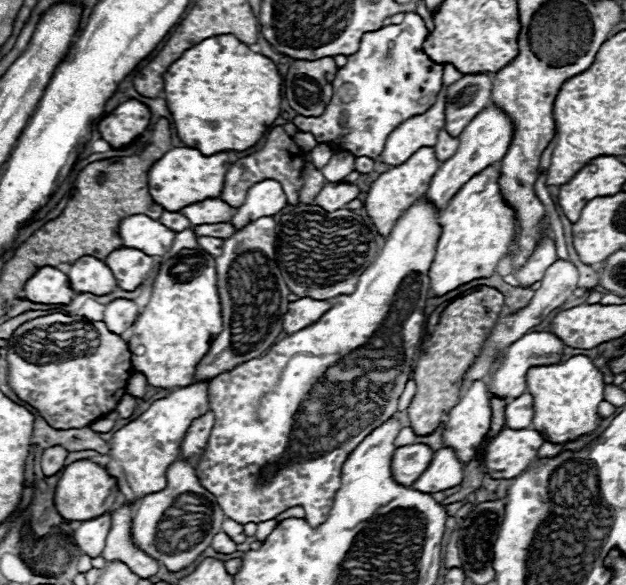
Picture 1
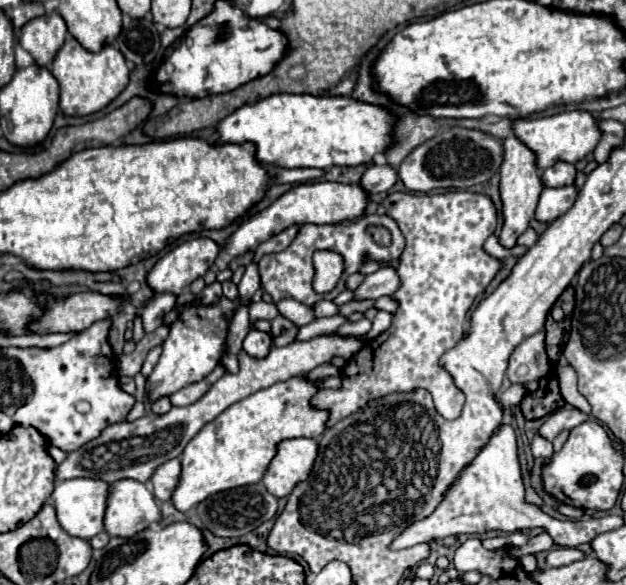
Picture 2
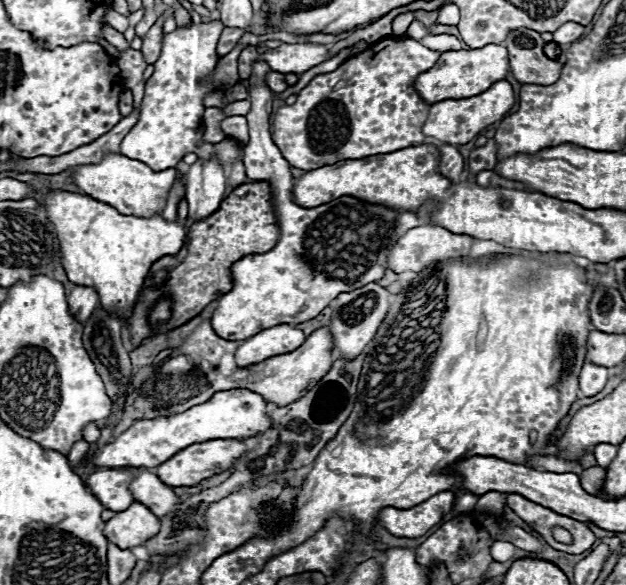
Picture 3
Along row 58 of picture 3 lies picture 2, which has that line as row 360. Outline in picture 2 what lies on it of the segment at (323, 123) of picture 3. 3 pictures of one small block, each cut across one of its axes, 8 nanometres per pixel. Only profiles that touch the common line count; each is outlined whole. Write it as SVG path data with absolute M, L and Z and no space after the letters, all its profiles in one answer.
M460 190L444 193L394 192L388 194L382 204L386 208L386 214L398 222L406 238L406 248L396 266L400 286L392 294L392 298L398 302L398 308L396 312L392 312L392 324L388 326L388 330L368 340L340 370L342 388L324 388L312 396L312 408L328 412L326 426L334 426L338 420L344 420L346 416L362 410L370 400L378 400L392 392L410 392L416 388L426 388L432 394L432 398L436 400L436 410L444 418L458 418L462 412L464 396L462 392L458 392L458 388L454 388L450 376L442 372L438 360L446 348L452 348L464 336L464 324L468 320L468 310L472 302L482 290L486 290L490 280L500 270L500 262L482 250L484 240L496 230L496 208L488 196Z

